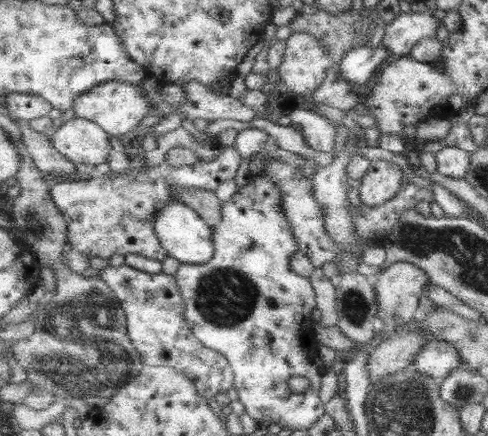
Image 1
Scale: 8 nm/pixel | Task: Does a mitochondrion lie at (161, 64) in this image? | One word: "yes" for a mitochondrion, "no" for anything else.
no

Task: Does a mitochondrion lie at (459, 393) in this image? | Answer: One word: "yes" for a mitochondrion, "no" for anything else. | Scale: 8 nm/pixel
yes

